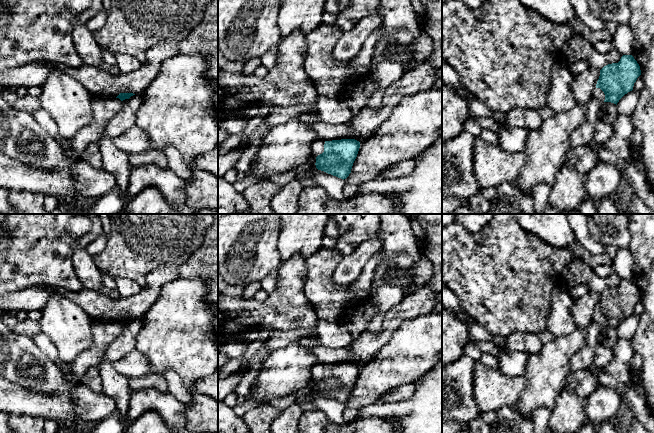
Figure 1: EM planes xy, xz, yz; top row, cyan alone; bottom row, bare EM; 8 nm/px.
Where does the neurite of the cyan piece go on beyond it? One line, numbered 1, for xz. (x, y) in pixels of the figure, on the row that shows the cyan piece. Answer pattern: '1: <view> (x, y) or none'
1: xz (318, 146)

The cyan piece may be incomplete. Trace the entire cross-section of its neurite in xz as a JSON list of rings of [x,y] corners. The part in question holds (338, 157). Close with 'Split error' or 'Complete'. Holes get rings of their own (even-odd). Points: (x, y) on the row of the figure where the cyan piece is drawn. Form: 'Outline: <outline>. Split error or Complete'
Outline: [[[317,139],[312,144],[316,168],[344,180],[351,173],[359,148],[360,142],[355,139],[332,141]]]. Split error

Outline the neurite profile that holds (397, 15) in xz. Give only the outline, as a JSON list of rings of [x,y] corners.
[[[380,0],[379,12],[382,17],[380,27],[383,30],[379,41],[385,40],[383,58],[401,66],[411,59],[411,49],[400,49],[395,34],[400,30],[411,33],[412,40],[419,34],[420,26],[411,0]]]

